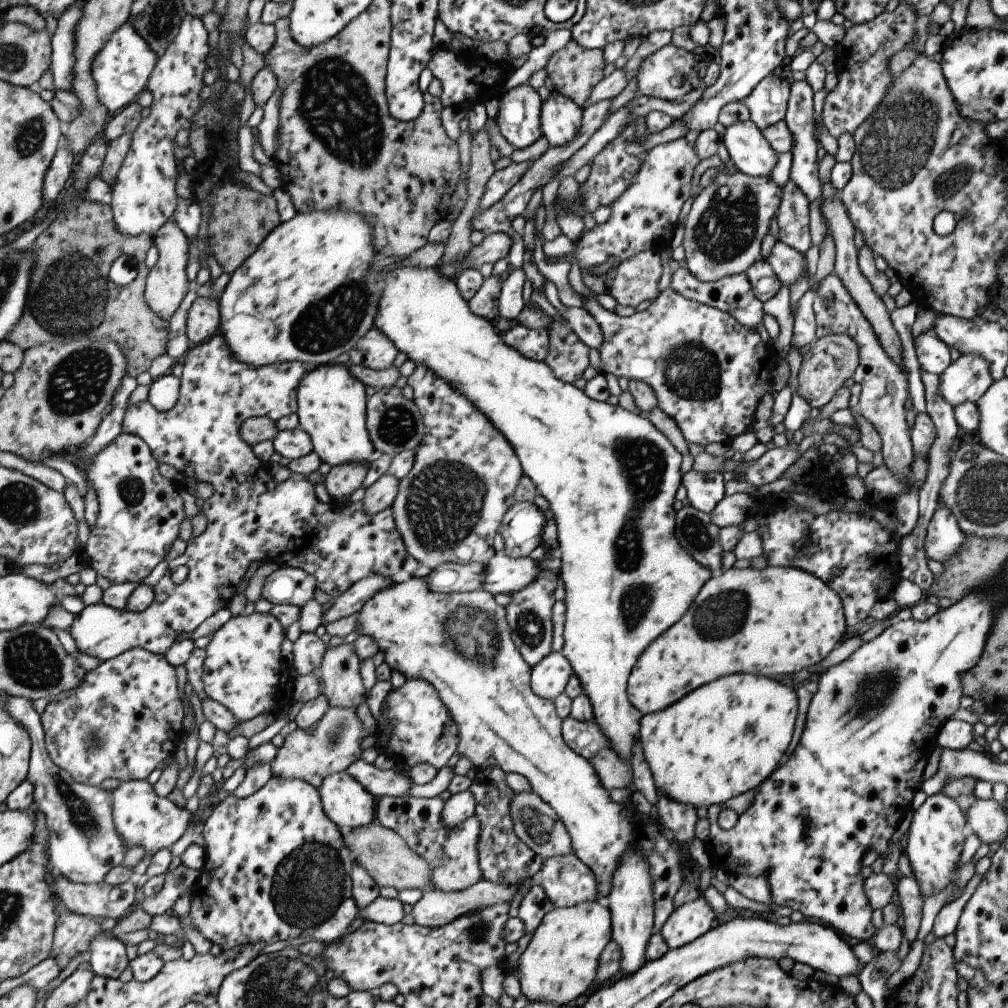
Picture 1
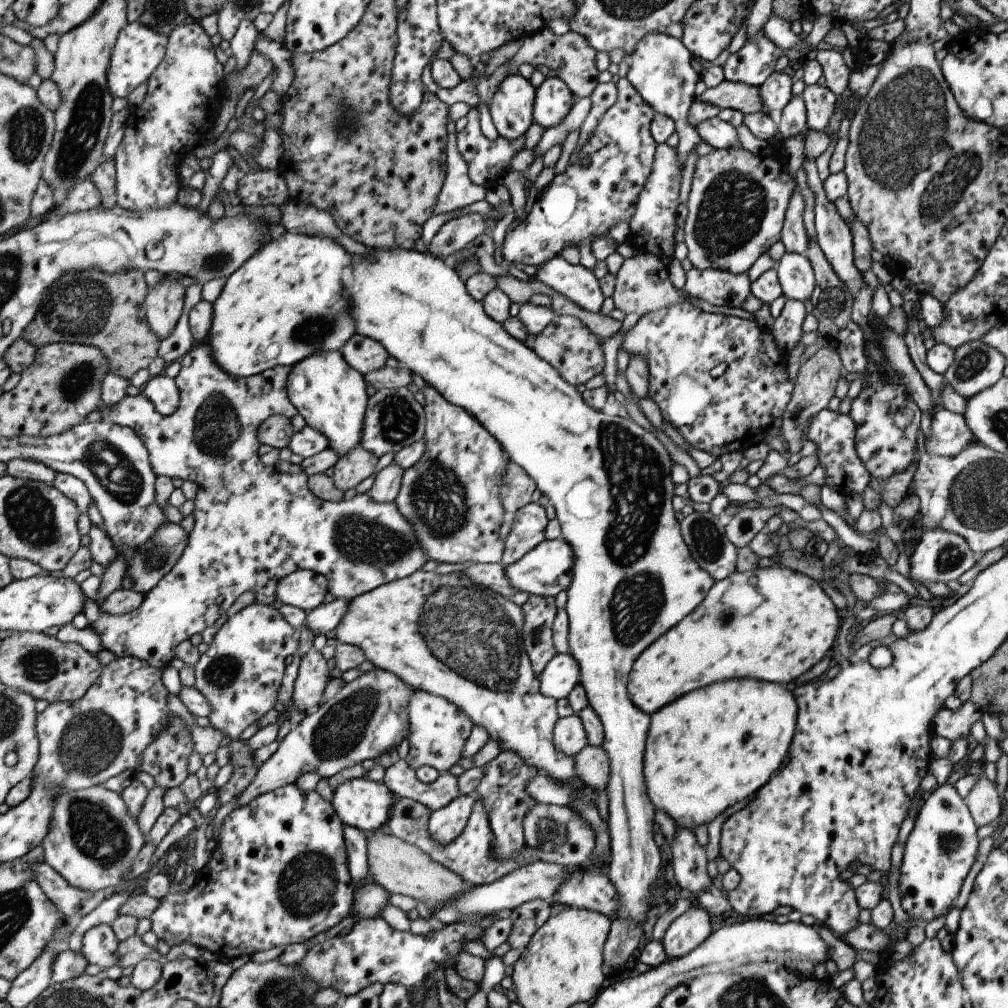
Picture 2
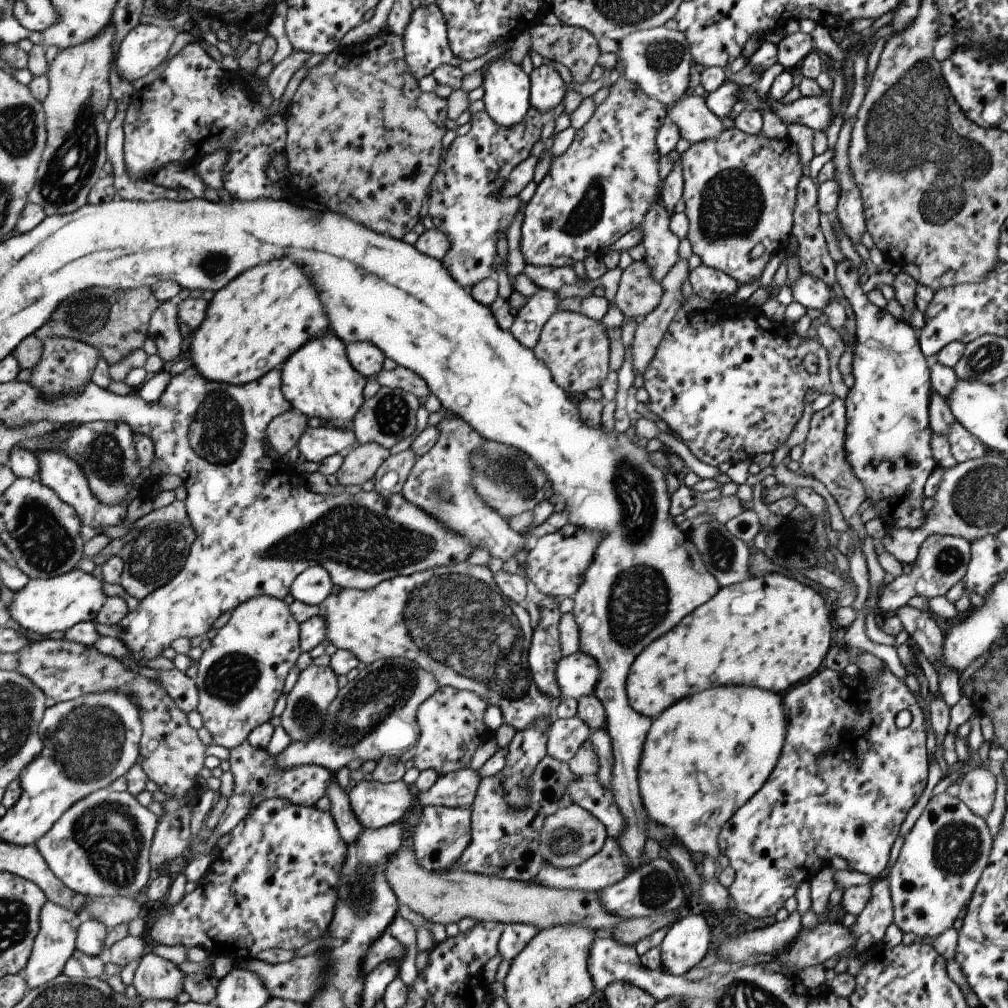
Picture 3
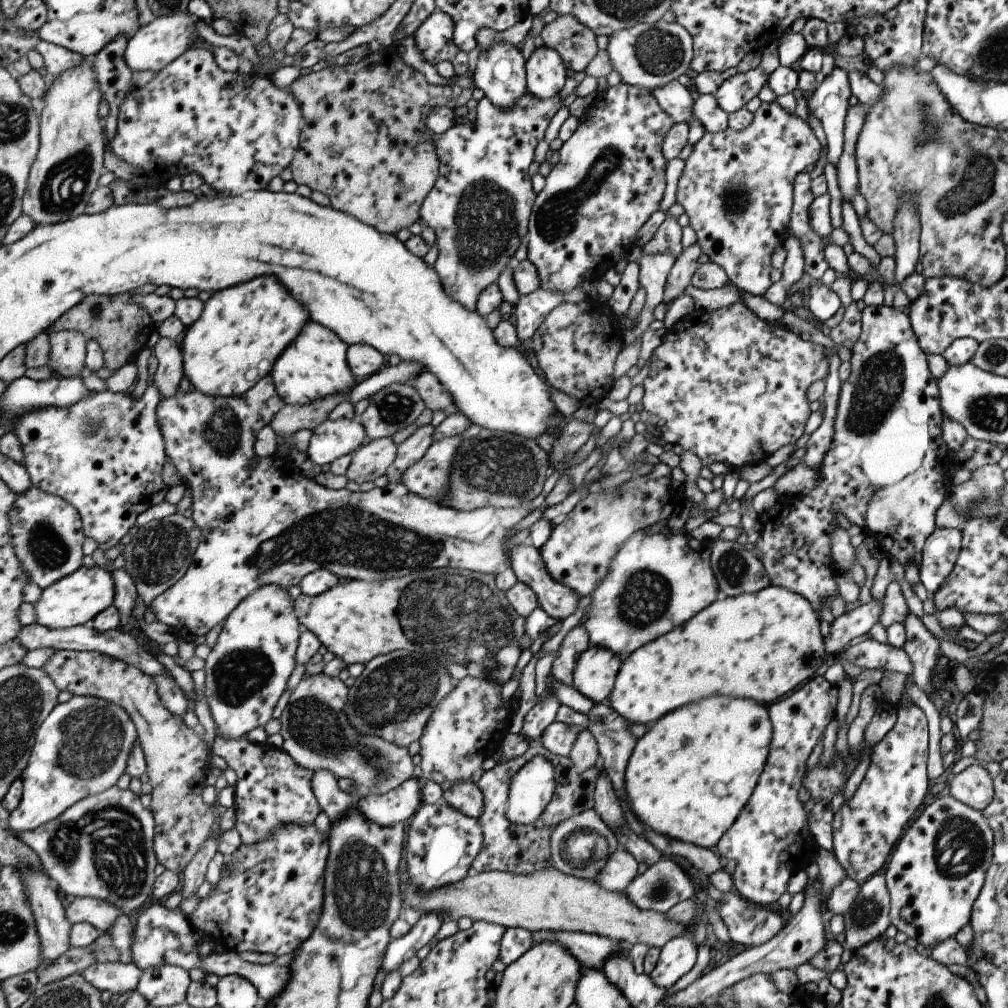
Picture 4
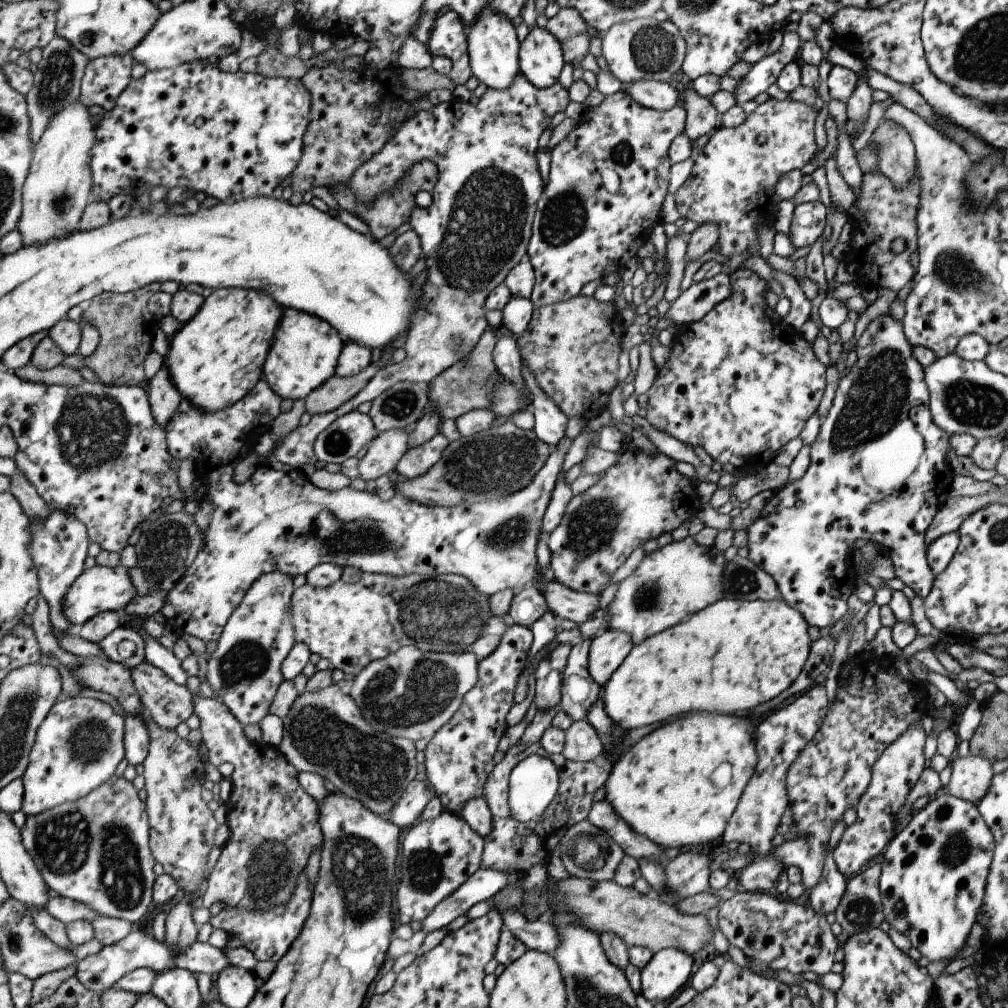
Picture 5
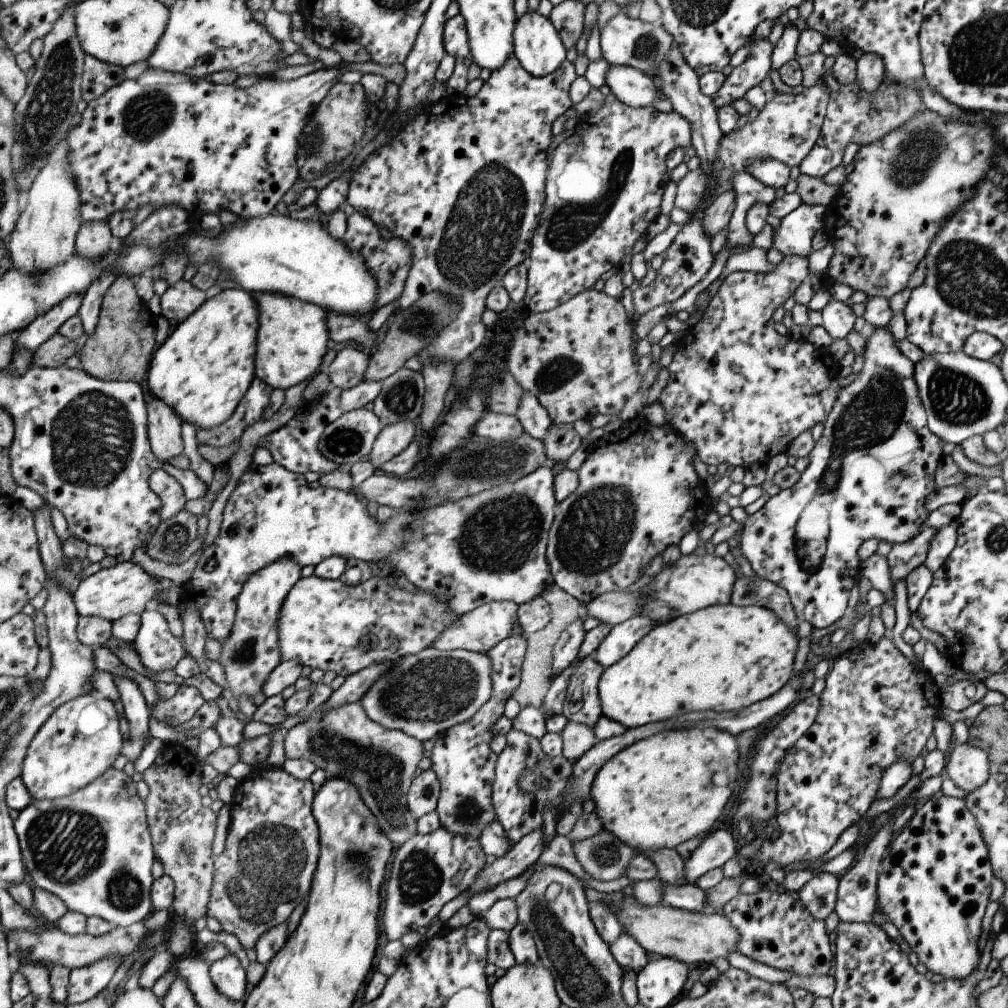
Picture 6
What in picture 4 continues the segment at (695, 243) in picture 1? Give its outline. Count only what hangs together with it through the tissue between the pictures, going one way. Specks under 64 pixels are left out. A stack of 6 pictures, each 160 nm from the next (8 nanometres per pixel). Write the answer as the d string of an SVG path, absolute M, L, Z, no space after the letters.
M775 101L761 102L760 106L753 113L751 122L741 130L733 130L729 126L716 133L705 133L693 145L693 150L689 157L684 160L684 167L681 176L676 182L676 200L677 204L683 208L687 215L688 225L696 234L696 242L699 243L700 249L708 256L709 261L720 266L728 278L729 284L738 290L748 292L752 295L762 295L769 285L770 256L777 245L781 245L788 236L788 222L790 219L790 208L792 205L792 180L797 173L802 173L807 164L813 164L820 155L820 144L815 138L811 127L800 117L793 113L786 112Z

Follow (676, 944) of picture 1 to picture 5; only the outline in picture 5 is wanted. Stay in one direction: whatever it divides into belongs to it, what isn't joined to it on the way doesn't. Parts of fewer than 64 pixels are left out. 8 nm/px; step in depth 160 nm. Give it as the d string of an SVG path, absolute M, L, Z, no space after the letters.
M661 949L640 970L640 994L652 1004L667 1002L687 982L693 959L682 950Z

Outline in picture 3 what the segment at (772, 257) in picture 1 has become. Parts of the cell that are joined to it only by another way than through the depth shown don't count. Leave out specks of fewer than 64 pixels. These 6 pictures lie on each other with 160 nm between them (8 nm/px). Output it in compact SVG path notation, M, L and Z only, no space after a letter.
M802 273L799 279L789 288L792 300L803 305L806 309L822 311L830 304L832 299L830 286L827 286L821 279Z

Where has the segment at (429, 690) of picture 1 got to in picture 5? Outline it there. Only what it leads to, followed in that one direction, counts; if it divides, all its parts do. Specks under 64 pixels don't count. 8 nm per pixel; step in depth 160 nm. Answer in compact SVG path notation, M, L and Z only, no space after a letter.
M507 623L499 644L487 658L478 661L478 679L473 688L470 688L462 698L459 708L453 713L453 716L428 740L424 749L424 766L426 779L432 786L436 797L439 799L443 811L459 816L463 805L472 798L483 797L483 787L487 780L487 775L493 768L491 756L496 750L499 738L503 736L505 729L508 727L505 721L505 714L514 704L512 701L513 690L517 684L517 678L521 674L525 665L527 652L531 646L531 629L519 625Z

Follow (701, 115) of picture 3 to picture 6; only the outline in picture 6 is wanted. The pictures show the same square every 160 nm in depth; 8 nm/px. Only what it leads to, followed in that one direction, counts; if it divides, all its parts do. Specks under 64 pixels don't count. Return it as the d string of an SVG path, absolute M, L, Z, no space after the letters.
M608 65L604 84L619 102L631 108L647 107L660 98L651 77L625 65Z

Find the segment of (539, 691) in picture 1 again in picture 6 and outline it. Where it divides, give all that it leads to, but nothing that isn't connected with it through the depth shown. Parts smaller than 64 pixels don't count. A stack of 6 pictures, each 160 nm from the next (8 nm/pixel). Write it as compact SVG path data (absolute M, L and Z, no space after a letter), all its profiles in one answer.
M635 615L622 623L613 625L608 635L603 638L591 656L595 662L600 662L604 669L625 656L633 648L633 645L655 625L657 624L654 624L645 615Z

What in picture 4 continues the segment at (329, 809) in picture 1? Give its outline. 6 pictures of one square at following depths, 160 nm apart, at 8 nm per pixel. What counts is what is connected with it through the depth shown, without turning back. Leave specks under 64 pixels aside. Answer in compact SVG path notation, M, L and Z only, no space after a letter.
M407 779L384 795L367 795L359 799L355 809L379 826L405 822L422 804L420 790L419 779Z

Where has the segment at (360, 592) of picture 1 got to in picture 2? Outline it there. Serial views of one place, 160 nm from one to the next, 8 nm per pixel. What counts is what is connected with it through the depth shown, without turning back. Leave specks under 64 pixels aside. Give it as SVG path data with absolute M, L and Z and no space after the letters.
M342 599L321 603L305 612L304 625L314 637L318 634L327 634L339 624L347 605L348 600Z

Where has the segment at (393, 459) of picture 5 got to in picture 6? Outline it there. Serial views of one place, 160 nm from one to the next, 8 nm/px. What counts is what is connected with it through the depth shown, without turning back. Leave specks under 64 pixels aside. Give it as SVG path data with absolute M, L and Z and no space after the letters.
M399 421L384 426L373 441L369 451L369 460L375 471L380 464L399 454L415 436L415 425L412 421Z

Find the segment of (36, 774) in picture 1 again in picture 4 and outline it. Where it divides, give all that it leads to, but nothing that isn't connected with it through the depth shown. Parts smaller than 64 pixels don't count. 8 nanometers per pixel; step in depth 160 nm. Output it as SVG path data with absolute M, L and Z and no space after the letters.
M110 786L102 793L89 795L82 801L76 802L61 816L49 821L39 829L25 833L11 831L11 834L27 843L39 855L42 866L46 867L46 872L67 899L74 897L100 898L127 915L128 912L137 910L143 902L149 900L151 884L154 884L155 856L151 850L153 828L155 826L153 826L151 812L141 806L139 798L131 790Z

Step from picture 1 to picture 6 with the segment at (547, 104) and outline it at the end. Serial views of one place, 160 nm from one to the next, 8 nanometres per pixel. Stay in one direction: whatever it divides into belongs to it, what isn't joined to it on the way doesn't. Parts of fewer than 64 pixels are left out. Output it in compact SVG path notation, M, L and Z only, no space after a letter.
M525 11L514 20L512 55L529 74L553 73L565 60L565 48L548 17Z

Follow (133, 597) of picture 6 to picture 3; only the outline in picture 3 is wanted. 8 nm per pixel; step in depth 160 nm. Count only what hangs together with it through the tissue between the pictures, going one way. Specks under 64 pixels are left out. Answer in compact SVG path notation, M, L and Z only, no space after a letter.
M75 569L55 578L31 579L20 593L16 593L7 612L21 628L49 636L55 630L65 633L76 624L97 620L107 599L102 577L93 576L89 570Z

